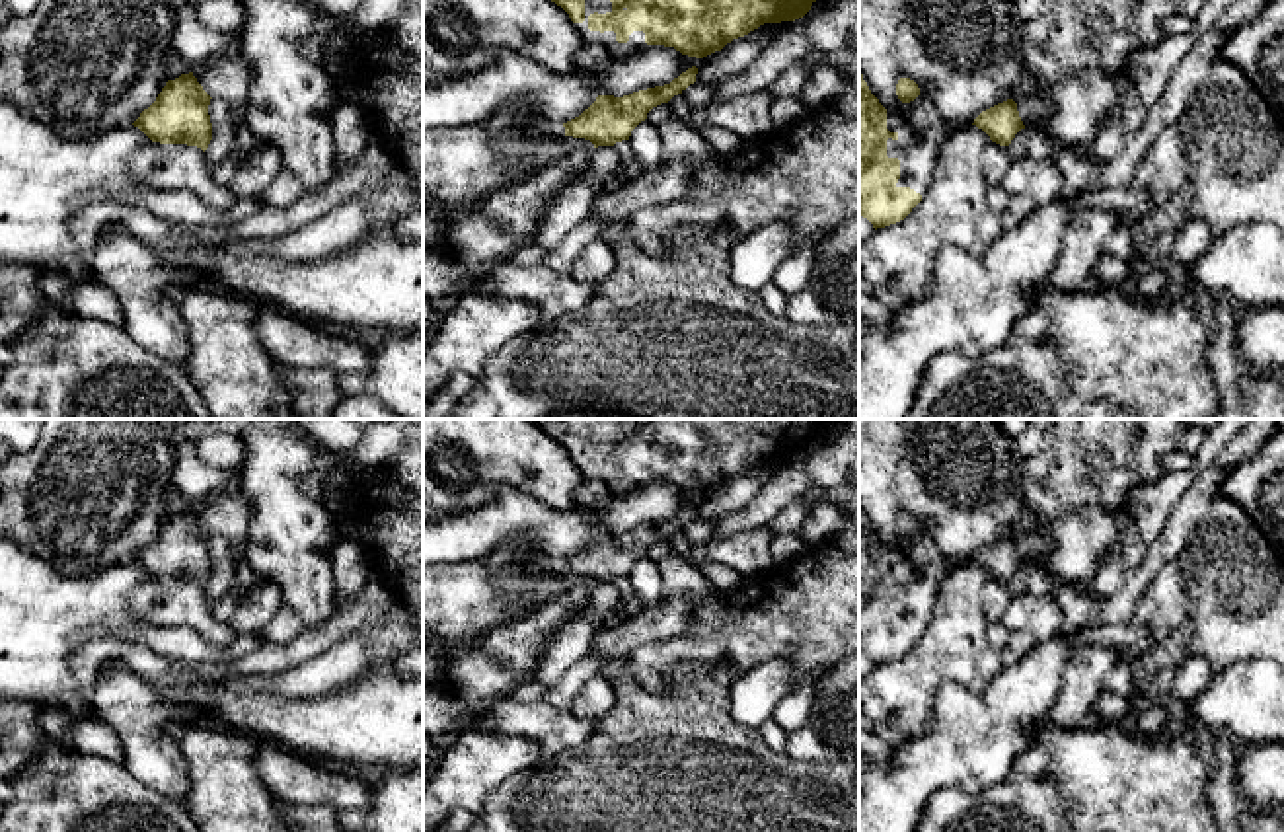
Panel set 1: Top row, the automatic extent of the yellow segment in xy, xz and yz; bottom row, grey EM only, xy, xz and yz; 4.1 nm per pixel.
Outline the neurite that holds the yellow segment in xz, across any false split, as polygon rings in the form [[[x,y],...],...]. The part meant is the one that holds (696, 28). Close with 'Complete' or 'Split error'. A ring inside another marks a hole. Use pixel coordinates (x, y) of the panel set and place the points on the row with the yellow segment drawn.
[[[551,0],[561,6],[583,39],[573,64],[594,70],[633,57],[647,45],[674,47],[682,55],[703,58],[733,39],[744,37],[764,23],[795,21],[816,0]]]. Split error

